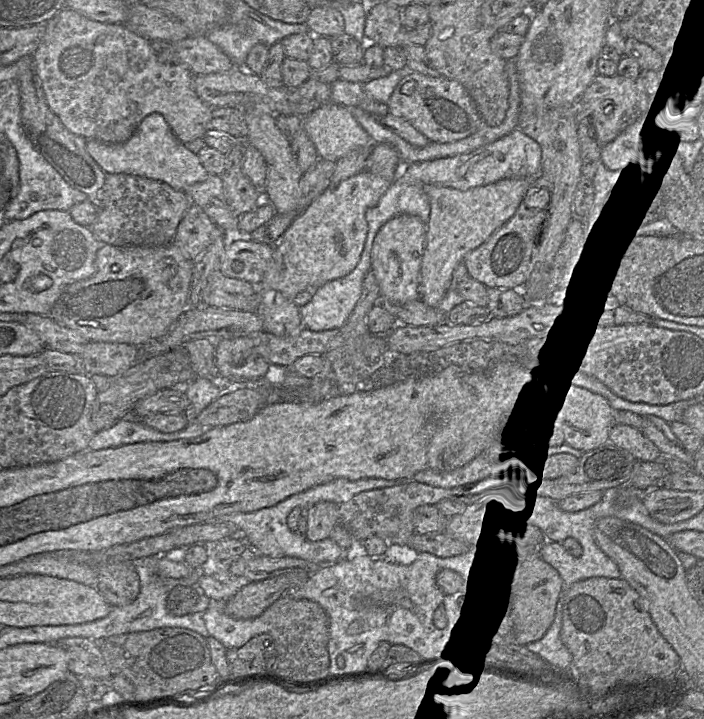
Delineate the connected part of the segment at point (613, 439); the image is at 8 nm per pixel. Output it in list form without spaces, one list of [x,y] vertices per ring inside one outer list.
[[[614,423],[610,428],[608,441],[629,452],[637,461],[651,462],[661,459],[658,448],[641,430],[629,425]]]

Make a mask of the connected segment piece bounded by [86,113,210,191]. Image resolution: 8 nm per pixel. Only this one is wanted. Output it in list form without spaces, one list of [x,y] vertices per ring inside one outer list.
[[[160,113],[146,116],[132,137],[124,143],[87,140],[86,149],[106,174],[122,173],[145,177],[164,182],[175,190],[185,191],[187,187],[206,180],[210,175],[198,155],[177,139]]]

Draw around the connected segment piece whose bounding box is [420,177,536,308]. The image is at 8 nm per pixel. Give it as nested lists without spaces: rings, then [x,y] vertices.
[[[506,178],[466,191],[437,184],[422,186],[431,205],[420,270],[420,299],[425,305],[432,308],[438,307],[447,292],[452,289],[456,266],[514,215],[535,178]]]

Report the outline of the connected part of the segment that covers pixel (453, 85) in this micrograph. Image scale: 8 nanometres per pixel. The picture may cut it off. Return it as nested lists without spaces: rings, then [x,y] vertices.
[[[412,71],[401,79],[387,103],[389,112],[407,119],[430,142],[447,143],[475,133],[484,121],[468,90],[458,81]]]

